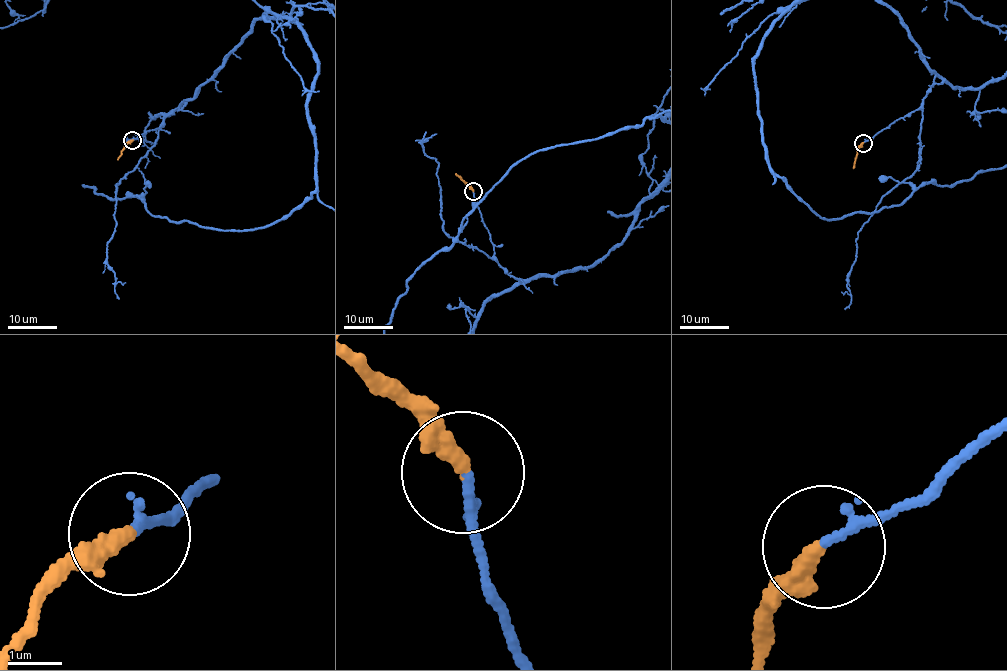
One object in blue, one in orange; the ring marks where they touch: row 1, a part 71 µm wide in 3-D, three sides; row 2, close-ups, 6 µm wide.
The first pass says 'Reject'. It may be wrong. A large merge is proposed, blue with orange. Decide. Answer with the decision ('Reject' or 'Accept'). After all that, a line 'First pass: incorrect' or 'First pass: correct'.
Accept
First pass: incorrect

